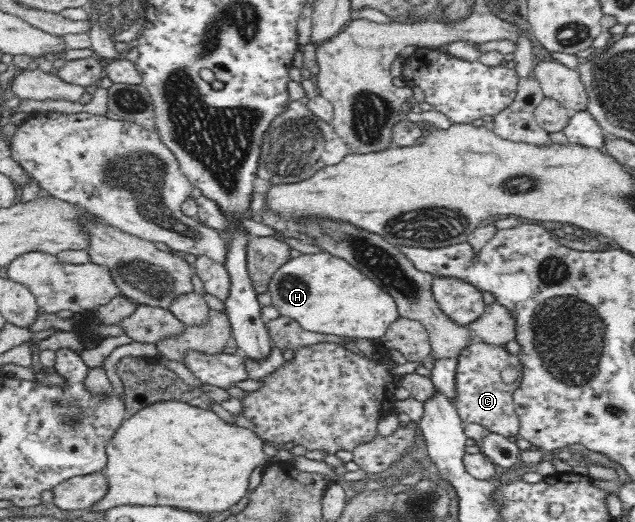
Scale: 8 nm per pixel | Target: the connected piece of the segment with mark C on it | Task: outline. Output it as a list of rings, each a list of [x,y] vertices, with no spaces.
[[[478,340],[467,350],[463,350],[457,362],[455,379],[457,379],[458,400],[455,406],[465,424],[475,422],[489,431],[506,437],[518,435],[520,420],[515,410],[513,396],[519,383],[507,386],[507,382],[503,382],[501,372],[507,368],[519,371],[520,364],[517,353],[513,354],[503,346],[488,345]]]

